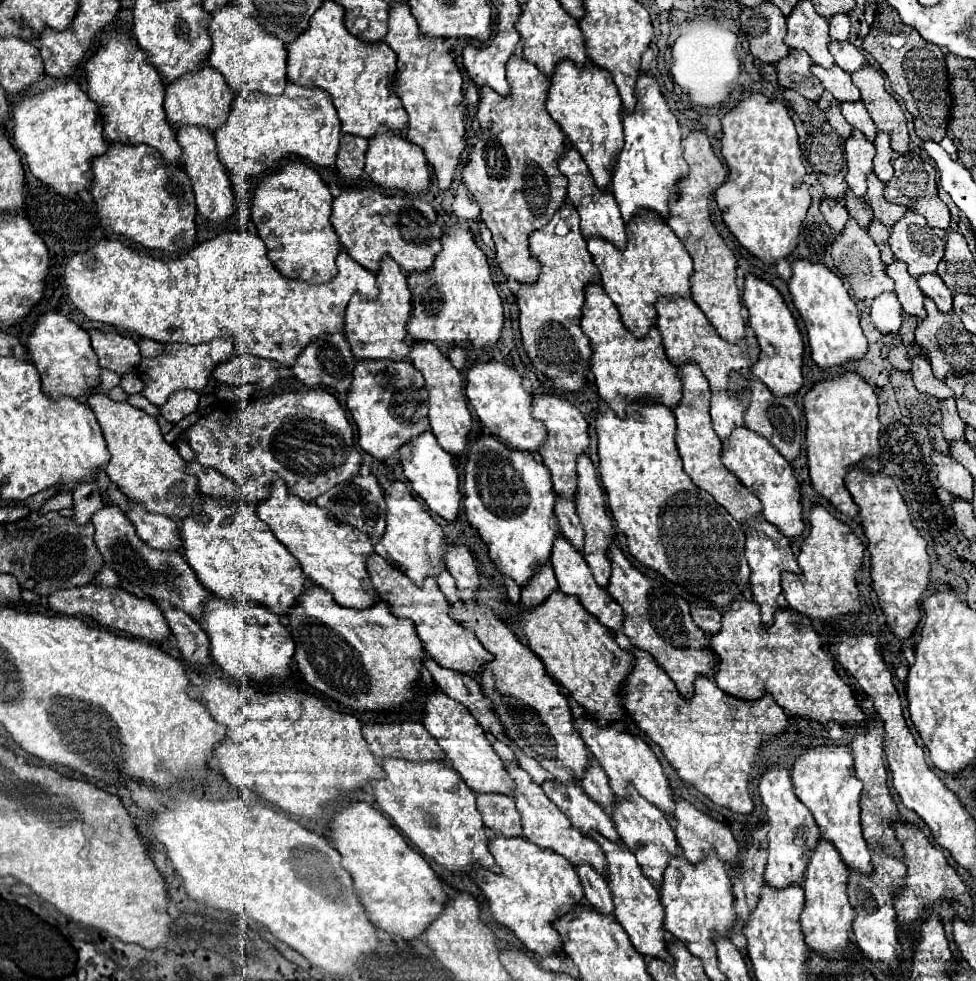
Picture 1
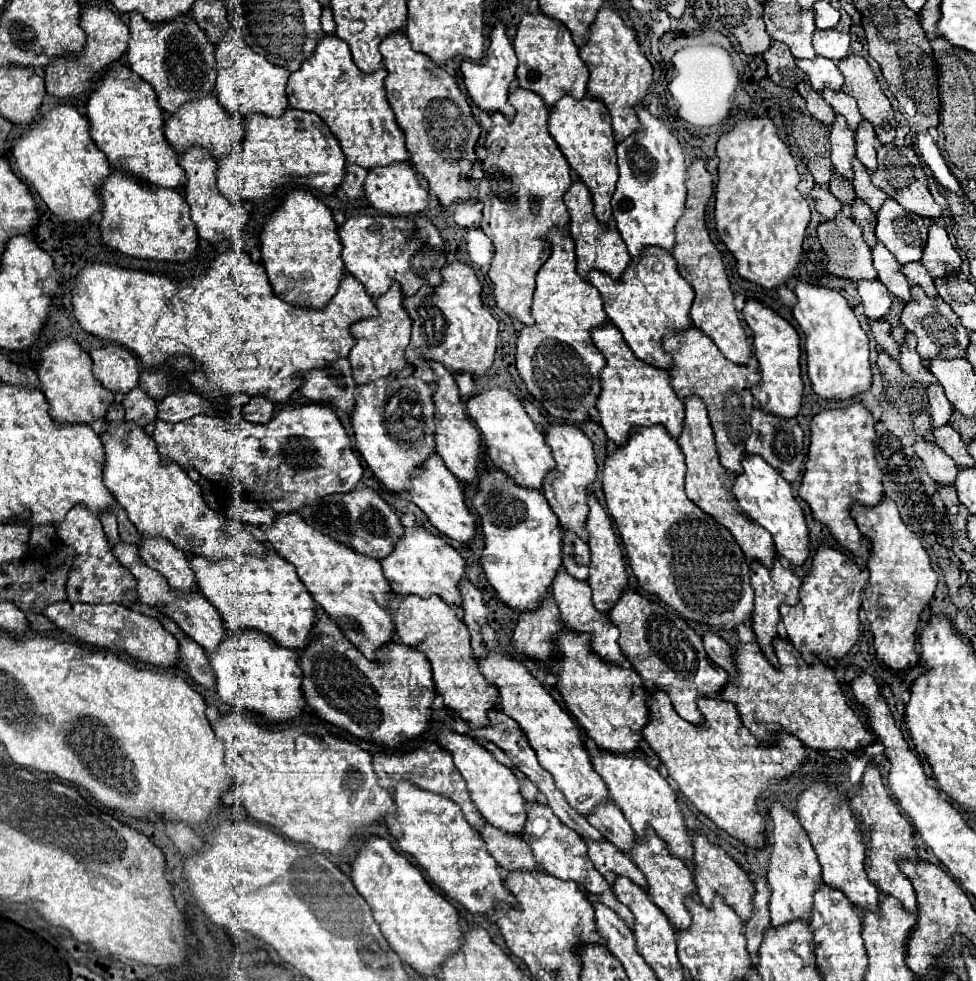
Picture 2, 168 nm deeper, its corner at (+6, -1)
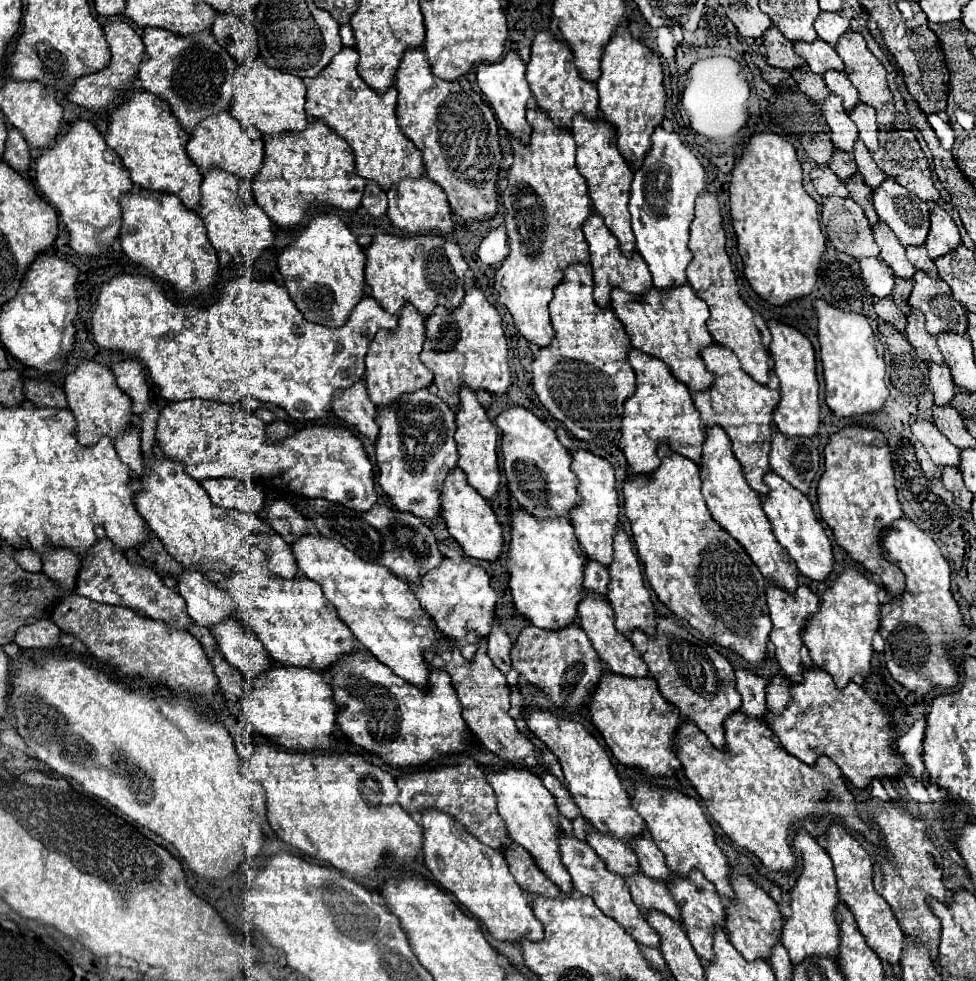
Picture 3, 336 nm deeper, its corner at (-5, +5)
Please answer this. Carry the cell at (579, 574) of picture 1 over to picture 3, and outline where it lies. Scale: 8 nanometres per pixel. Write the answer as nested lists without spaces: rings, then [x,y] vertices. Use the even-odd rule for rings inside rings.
[[[583,590],[583,600],[579,602],[577,606],[577,616],[579,616],[579,624],[581,628],[585,630],[587,638],[591,640],[595,652],[599,654],[599,658],[607,664],[607,668],[615,674],[623,674],[623,676],[649,676],[649,670],[647,670],[647,664],[643,662],[641,654],[633,648],[631,640],[619,632],[615,628],[615,622],[613,622],[613,610],[607,602],[605,596],[597,594],[597,592],[591,592],[591,590]]]

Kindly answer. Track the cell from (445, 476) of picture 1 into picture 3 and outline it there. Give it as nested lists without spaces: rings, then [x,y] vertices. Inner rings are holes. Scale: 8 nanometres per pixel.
[[[455,468],[447,474],[443,486],[441,486],[441,516],[445,518],[449,534],[463,546],[465,554],[477,560],[497,560],[503,546],[503,534],[501,526],[491,510],[491,504],[469,486],[465,472],[461,468]]]

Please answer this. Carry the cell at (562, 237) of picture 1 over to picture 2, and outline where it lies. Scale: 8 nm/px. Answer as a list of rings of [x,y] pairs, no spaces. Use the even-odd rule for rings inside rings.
[[[554,228],[550,232],[550,246],[552,246],[552,256],[536,274],[536,292],[534,292],[534,304],[532,304],[532,316],[536,324],[526,326],[518,336],[516,368],[530,396],[538,400],[550,416],[566,424],[580,426],[590,420],[590,410],[596,408],[598,394],[602,390],[600,370],[604,368],[604,362],[606,362],[604,356],[598,352],[598,348],[594,346],[590,330],[608,322],[608,316],[604,312],[600,292],[590,282],[582,280],[576,272],[576,254],[574,254],[572,238],[566,232]]]

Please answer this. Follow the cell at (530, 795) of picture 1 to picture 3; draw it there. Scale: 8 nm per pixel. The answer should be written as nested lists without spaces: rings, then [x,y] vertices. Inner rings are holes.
[[[563,834],[559,836],[559,852],[561,852],[561,860],[563,866],[567,868],[567,872],[571,874],[573,880],[573,888],[581,894],[587,894],[595,900],[595,904],[603,910],[603,914],[611,916],[613,920],[617,920],[629,934],[633,934],[633,938],[639,944],[645,946],[655,946],[659,948],[659,934],[647,924],[645,916],[639,912],[639,908],[633,904],[633,898],[629,896],[629,890],[625,888],[625,882],[619,874],[611,872],[607,868],[607,864],[597,856],[597,852],[589,846],[589,842],[579,840],[575,834]]]

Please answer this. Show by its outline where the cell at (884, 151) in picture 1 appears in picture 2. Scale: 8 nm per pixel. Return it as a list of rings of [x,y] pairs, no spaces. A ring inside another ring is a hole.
[[[862,120],[858,130],[854,130],[854,138],[856,138],[856,158],[870,170],[876,170],[876,134],[874,128],[870,126],[870,122]]]

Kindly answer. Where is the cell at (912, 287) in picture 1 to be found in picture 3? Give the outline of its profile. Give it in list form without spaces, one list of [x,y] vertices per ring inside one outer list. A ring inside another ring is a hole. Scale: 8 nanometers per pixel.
[[[877,224],[873,226],[873,234],[875,234],[875,242],[881,248],[881,258],[887,262],[887,266],[895,272],[895,276],[903,278],[903,280],[913,280],[915,268],[913,264],[907,260],[905,256],[905,248],[901,246],[901,242],[897,240],[897,236],[893,234],[891,228],[887,228],[887,224]]]

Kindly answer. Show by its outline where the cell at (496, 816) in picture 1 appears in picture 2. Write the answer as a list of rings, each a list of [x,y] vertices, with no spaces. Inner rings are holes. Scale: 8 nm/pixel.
[[[486,826],[482,830],[482,838],[488,846],[488,852],[496,858],[496,862],[504,870],[522,870],[522,872],[534,872],[542,870],[536,864],[536,858],[530,850],[530,846],[520,836],[508,836],[494,826]]]

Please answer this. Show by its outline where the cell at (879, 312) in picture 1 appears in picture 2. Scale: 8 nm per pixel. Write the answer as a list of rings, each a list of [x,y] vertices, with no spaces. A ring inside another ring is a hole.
[[[862,280],[858,282],[858,296],[864,306],[864,314],[870,320],[880,320],[890,310],[890,292],[880,280]]]

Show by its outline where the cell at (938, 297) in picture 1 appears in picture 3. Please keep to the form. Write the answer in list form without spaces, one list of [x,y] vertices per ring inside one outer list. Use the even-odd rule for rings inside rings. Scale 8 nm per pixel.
[[[917,246],[917,248],[905,248],[907,250],[907,258],[909,262],[917,268],[917,270],[923,270],[929,278],[937,280],[939,274],[937,274],[937,268],[933,264],[933,260],[929,260],[929,254],[925,252],[925,246]]]

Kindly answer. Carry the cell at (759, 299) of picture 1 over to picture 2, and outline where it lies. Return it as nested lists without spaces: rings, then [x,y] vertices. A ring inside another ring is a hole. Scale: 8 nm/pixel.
[[[748,300],[744,310],[744,320],[754,332],[754,354],[760,362],[760,374],[762,382],[752,388],[752,394],[760,406],[762,412],[774,414],[778,418],[796,418],[802,404],[802,376],[800,376],[800,338],[798,332],[788,324],[784,318],[780,318],[774,310],[762,306],[756,300]]]

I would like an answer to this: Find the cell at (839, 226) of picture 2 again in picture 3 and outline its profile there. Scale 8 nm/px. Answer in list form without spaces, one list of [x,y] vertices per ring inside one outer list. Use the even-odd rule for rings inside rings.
[[[829,196],[823,202],[825,230],[831,244],[853,258],[879,258],[879,246],[873,238],[869,220],[851,198]]]

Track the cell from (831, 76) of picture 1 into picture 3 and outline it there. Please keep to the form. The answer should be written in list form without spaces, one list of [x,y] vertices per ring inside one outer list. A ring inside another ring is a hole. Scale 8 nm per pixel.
[[[815,40],[813,44],[795,44],[795,52],[805,58],[805,62],[809,64],[809,68],[817,74],[825,74],[827,70],[837,70],[843,72],[845,64],[841,60],[841,56],[835,52],[833,46],[825,44],[823,40]]]

